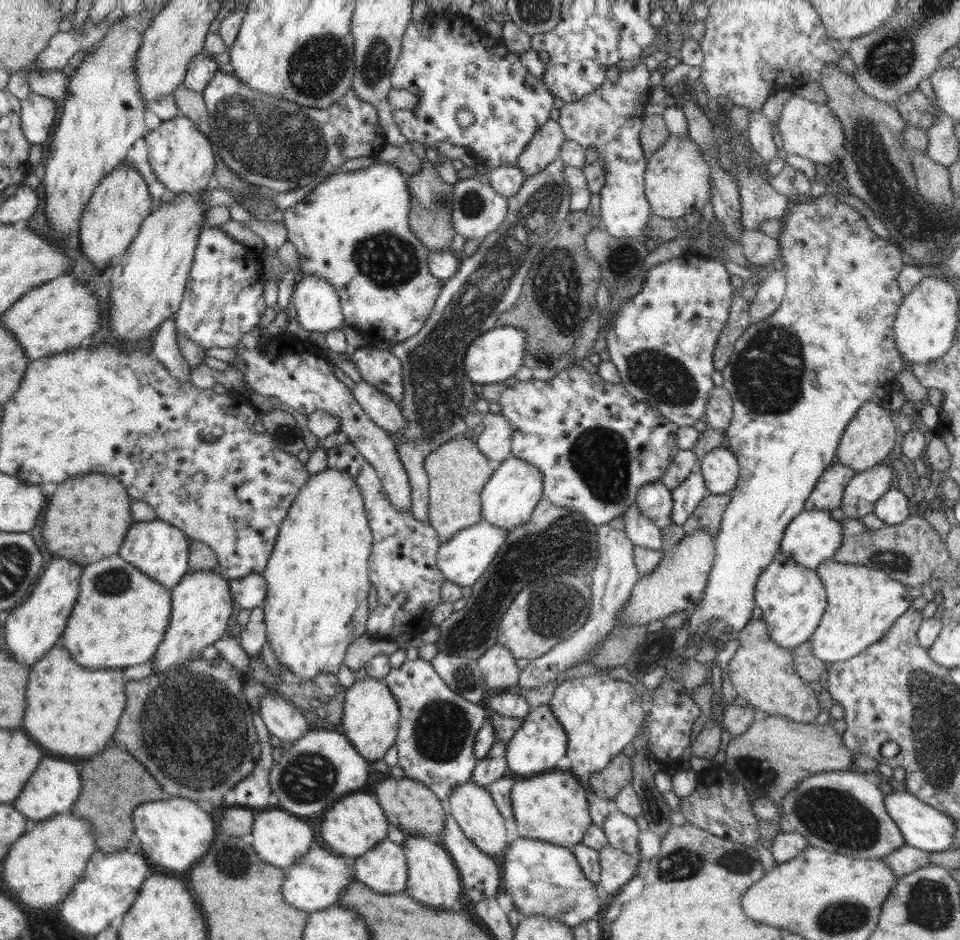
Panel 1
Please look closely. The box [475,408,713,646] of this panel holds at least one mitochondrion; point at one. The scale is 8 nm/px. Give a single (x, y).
(602, 460)

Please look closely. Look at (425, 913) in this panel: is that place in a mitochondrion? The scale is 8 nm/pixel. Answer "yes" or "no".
no

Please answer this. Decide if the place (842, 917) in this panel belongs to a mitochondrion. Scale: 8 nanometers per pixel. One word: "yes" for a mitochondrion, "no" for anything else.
yes

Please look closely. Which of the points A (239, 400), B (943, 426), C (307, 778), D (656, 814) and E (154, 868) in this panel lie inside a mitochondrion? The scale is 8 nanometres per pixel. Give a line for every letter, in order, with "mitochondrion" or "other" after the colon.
A: other
B: other
C: mitochondrion
D: mitochondrion
E: other

